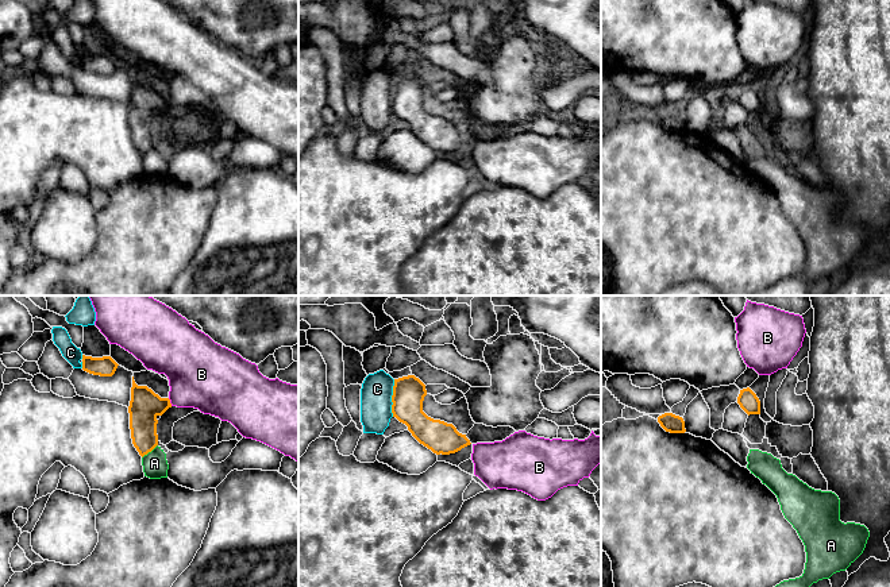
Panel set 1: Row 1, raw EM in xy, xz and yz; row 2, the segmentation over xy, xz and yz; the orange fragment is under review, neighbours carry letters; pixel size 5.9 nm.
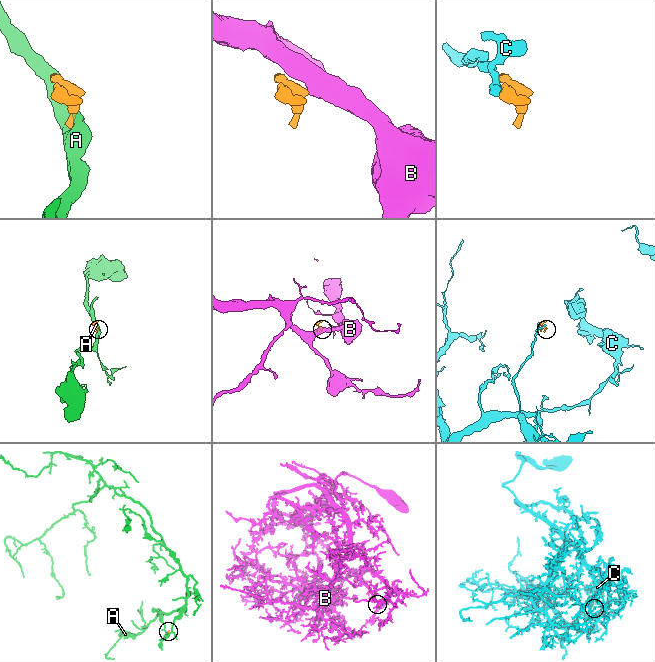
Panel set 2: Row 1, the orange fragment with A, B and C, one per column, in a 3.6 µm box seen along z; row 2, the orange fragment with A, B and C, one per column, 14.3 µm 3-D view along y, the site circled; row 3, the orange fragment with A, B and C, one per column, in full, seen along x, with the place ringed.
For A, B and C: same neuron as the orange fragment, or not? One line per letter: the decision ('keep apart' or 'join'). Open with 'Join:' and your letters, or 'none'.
Join: B
A: keep apart
B: join
C: keep apart

